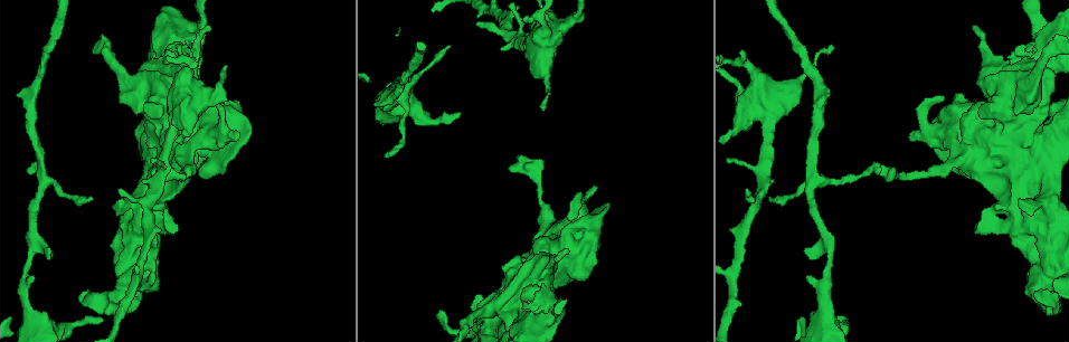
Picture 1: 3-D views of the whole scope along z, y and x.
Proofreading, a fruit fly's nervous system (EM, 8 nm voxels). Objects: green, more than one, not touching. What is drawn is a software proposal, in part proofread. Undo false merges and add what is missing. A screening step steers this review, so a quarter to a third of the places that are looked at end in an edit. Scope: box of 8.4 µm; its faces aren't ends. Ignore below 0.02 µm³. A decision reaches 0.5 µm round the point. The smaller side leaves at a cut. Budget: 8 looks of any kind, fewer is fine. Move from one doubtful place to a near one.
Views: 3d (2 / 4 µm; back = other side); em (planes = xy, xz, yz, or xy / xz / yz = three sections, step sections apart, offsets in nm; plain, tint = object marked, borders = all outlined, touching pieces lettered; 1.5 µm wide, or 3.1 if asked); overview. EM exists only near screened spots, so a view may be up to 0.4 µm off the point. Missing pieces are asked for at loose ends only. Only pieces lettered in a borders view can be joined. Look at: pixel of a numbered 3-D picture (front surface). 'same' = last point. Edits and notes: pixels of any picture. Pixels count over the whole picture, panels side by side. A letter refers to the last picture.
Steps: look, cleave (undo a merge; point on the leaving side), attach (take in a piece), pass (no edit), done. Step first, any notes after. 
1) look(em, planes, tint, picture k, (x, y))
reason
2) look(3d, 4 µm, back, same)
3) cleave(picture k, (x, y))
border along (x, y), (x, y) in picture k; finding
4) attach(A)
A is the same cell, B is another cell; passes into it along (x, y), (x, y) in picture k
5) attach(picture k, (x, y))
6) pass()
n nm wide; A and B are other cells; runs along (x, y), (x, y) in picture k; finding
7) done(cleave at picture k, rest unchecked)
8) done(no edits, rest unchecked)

look(3d, 2 µm, picture 1, (1013, 228))
abrupt turn

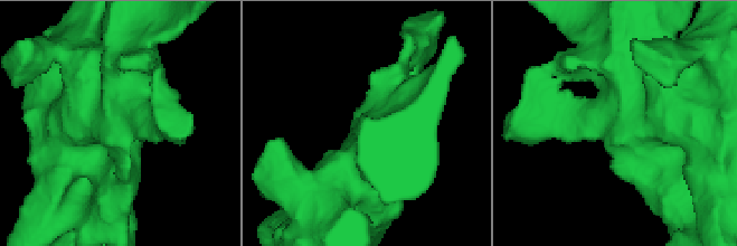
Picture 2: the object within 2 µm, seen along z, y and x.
look(em, xy, step 4, borders, picture 2, (121, 134))
now the EM

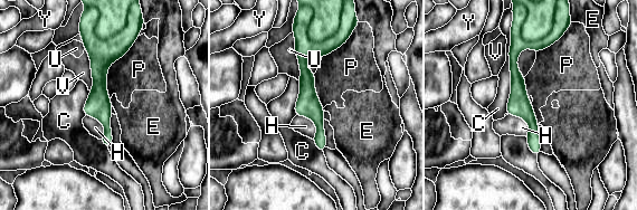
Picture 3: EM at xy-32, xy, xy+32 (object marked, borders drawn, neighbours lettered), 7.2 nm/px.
look(em, planes, borders, same)

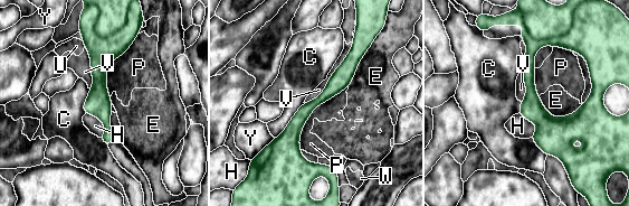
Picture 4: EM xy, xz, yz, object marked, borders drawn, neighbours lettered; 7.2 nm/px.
pass()
100 nm wide; C, E, H, P, U, V, W and Y are other cells; border along (353, 41), (325, 87), (304, 103) in picture 4; one cell here

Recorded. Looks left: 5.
look(3d, 4 µm, picture 1, (839, 317))
free end

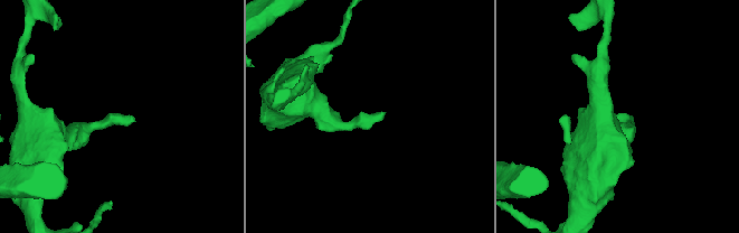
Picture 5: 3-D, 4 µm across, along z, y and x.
look(em, yz, step 4, borders, picture 5, (620, 116))

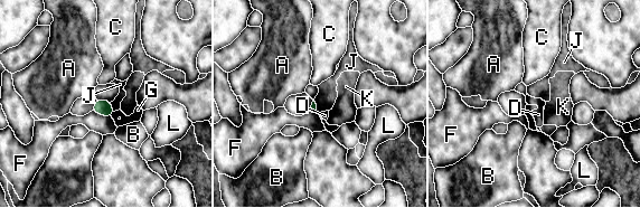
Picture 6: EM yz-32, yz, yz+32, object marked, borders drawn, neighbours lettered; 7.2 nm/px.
look(em, planes, borders, same)
cut it another way

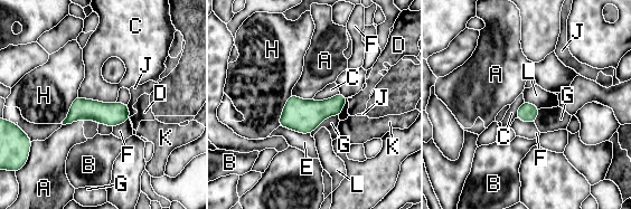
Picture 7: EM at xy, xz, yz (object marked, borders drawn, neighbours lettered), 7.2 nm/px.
pass()
C touches over 280 nm; A, B, C, D, E, F, G, H, J, K and L are other cells; border along (78, 95), (102, 102), (115, 102) in picture 7; no lettered piece goes on from it

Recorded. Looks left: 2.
look(em, planes, borders, picture 1, (448, 46))
an open end

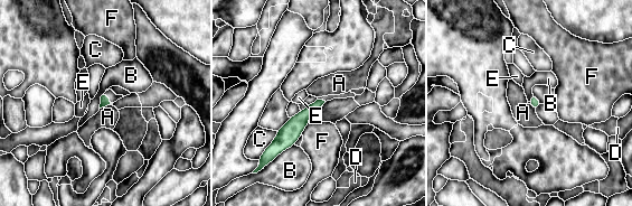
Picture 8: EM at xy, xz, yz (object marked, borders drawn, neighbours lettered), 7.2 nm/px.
pass()
A, B, C, D, E and F are other cells; no lettered piece goes on from it

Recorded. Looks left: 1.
done(no edits, rest unchecked)

